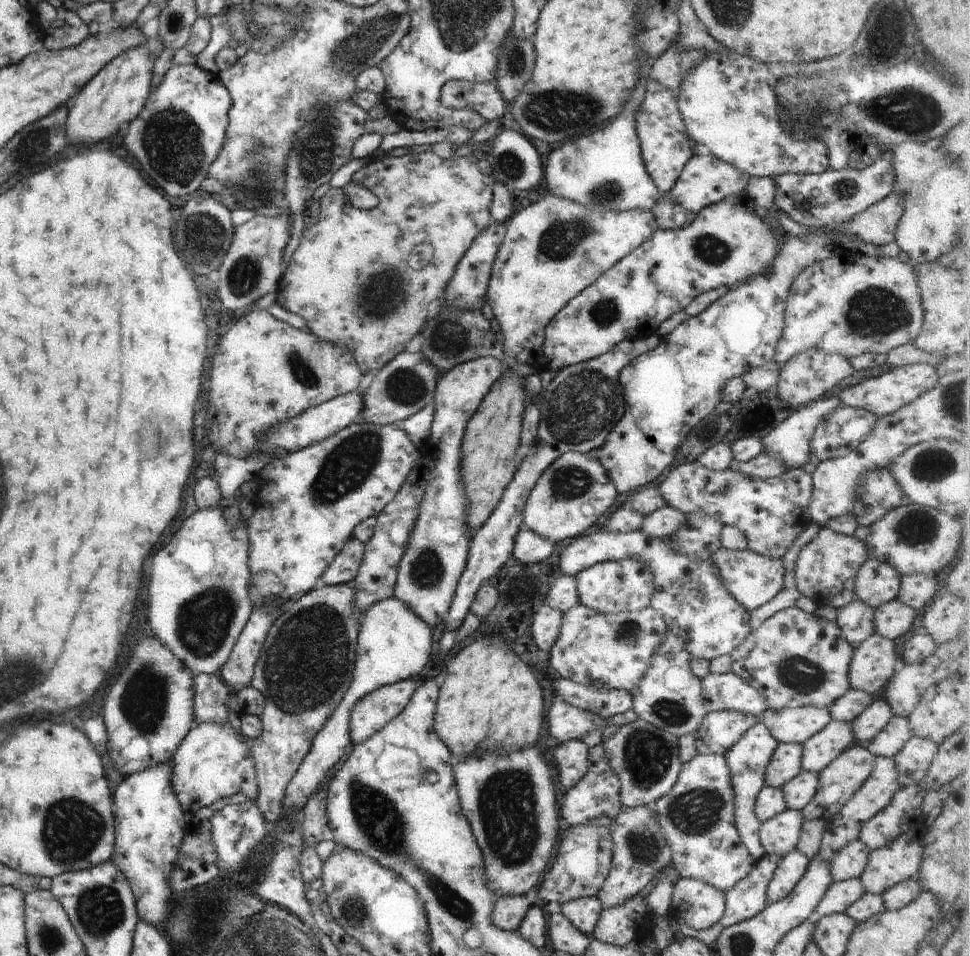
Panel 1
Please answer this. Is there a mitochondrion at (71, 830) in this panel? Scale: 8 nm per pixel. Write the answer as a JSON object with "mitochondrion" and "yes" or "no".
{"mitochondrion":"yes"}

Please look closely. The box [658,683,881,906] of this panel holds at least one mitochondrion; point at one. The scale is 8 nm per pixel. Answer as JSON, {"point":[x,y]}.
{"point":[695,812]}

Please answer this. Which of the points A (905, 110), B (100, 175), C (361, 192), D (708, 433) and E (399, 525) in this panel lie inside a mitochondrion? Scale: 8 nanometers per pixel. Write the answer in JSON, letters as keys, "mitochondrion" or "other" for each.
{"A":"mitochondrion","B":"other","C":"other","D":"other","E":"other"}

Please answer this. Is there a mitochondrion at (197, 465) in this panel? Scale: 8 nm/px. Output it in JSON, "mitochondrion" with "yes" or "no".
{"mitochondrion":"no"}

